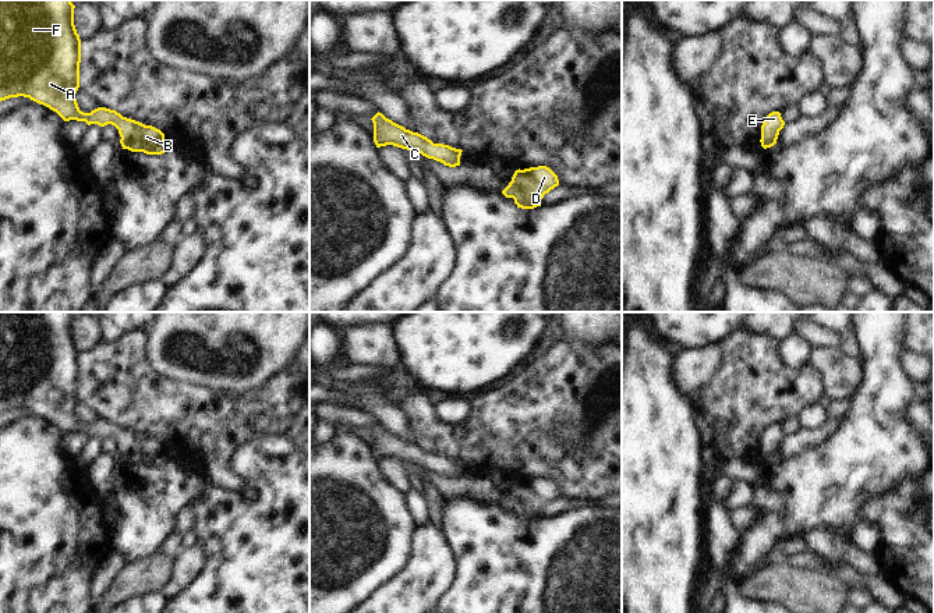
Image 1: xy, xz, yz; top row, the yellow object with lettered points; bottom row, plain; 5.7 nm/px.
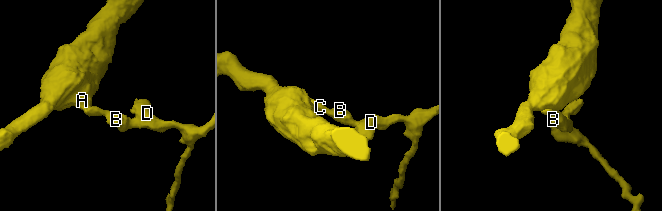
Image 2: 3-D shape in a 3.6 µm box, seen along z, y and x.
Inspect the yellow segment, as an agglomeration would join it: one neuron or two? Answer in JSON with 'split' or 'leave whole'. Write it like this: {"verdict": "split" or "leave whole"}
{"verdict": "leave whole"}

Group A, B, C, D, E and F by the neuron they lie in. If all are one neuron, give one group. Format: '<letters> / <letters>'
A B C D E F

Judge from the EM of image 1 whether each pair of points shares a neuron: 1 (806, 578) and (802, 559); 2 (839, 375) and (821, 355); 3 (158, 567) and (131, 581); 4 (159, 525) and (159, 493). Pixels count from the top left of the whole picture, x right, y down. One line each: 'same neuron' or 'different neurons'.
1: different neurons
2: same neuron
3: same neuron
4: same neuron

